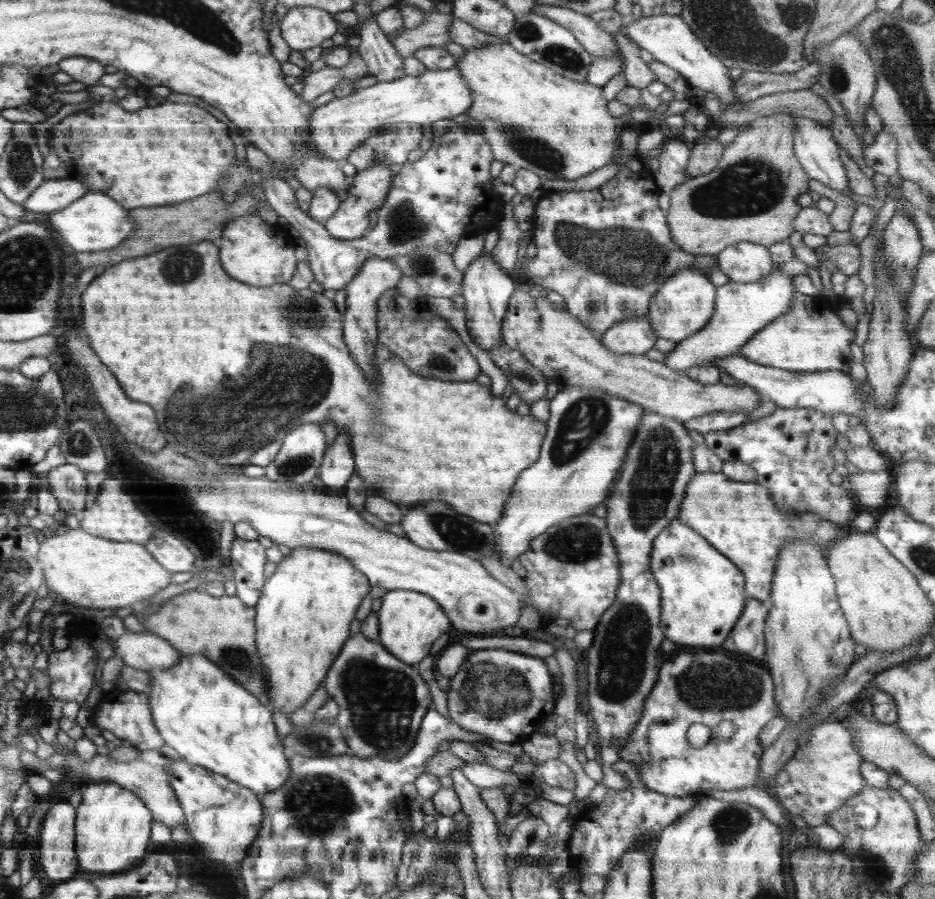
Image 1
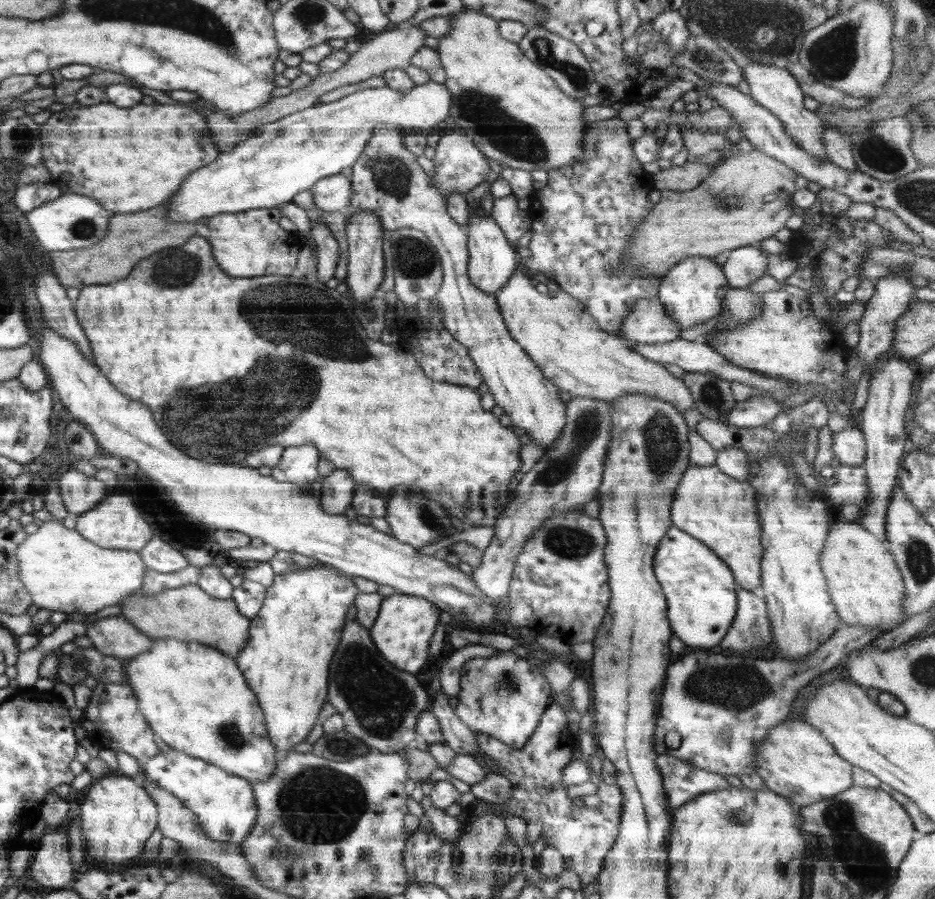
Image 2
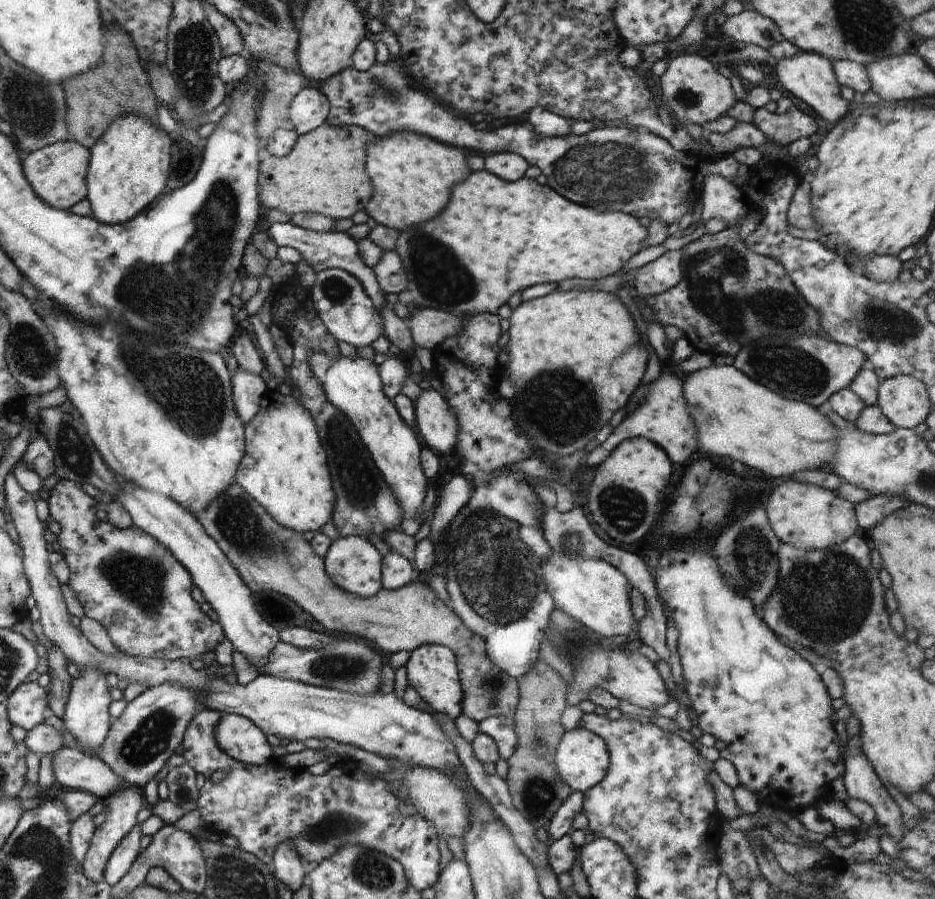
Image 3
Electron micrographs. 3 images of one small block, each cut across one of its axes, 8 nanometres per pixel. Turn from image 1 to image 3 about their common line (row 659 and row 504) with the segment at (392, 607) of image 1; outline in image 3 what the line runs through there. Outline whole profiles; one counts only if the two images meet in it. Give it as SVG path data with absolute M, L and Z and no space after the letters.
M316 350L310 354L310 368L320 380L328 402L346 414L358 431L386 484L400 502L405 517L420 516L428 489L428 481L421 467L420 445L411 426L404 422L393 401L383 393L379 366L357 355L351 359L339 353L336 358L330 358L328 354Z

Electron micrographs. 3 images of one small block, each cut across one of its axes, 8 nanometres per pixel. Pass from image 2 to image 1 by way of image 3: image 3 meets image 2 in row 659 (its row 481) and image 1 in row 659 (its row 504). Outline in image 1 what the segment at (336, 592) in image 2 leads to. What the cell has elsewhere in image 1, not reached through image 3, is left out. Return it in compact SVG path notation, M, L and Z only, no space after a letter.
M293 548L277 564L274 574L266 579L254 607L257 653L266 670L266 700L272 713L279 710L288 719L288 714L302 707L320 683L324 683L330 665L351 636L350 624L360 602L369 594L371 587L368 577L345 559L345 556L326 549Z

